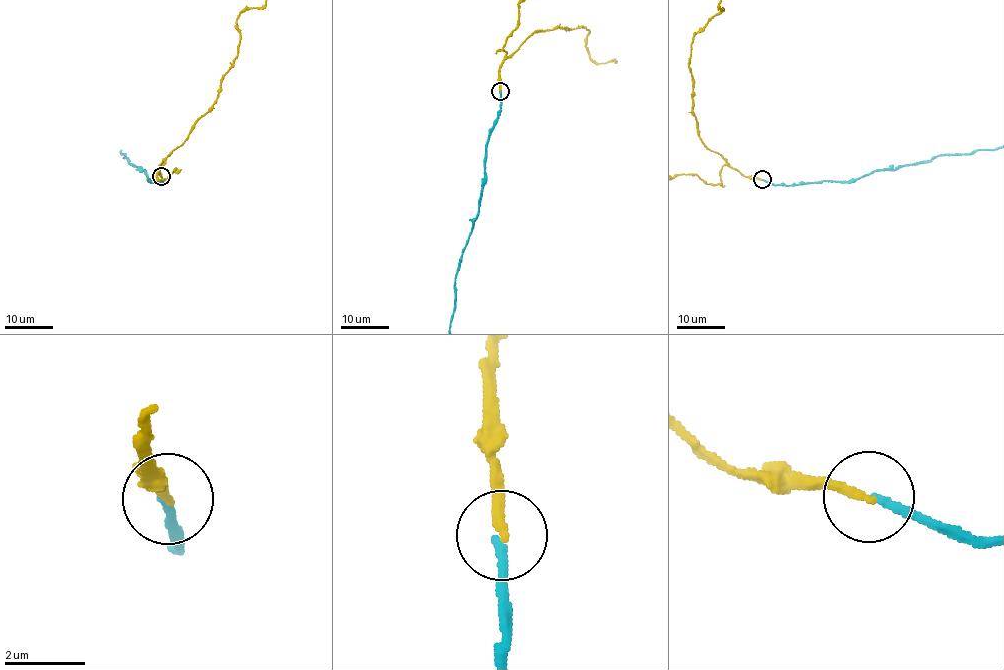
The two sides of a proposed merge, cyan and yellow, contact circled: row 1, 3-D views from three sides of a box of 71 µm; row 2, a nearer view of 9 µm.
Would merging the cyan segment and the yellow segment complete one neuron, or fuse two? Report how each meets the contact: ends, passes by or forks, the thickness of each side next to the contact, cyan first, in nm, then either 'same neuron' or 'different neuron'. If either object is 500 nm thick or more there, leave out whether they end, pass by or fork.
cyan ends there; yellow ends there; 190 nm thick on the cyan side, 240 nm on the other; same neuron

